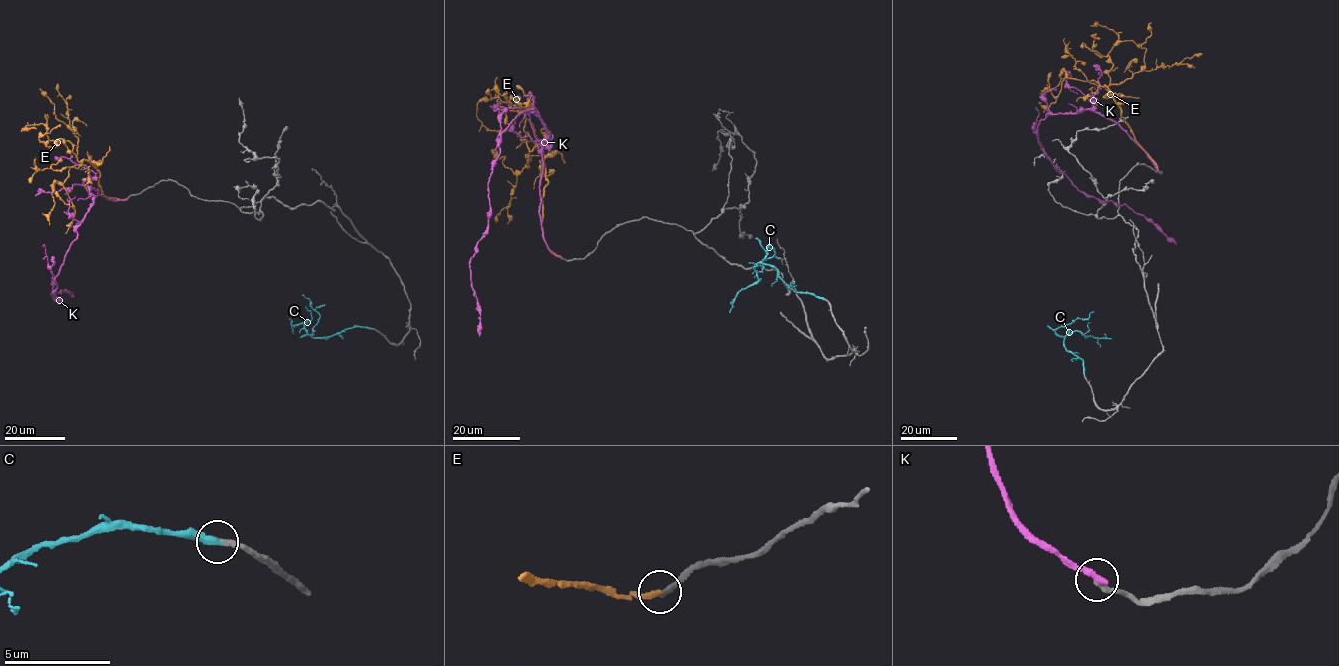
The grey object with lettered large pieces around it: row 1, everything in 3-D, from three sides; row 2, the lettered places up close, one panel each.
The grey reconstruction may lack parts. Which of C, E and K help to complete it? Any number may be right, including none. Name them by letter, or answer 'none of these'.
C

